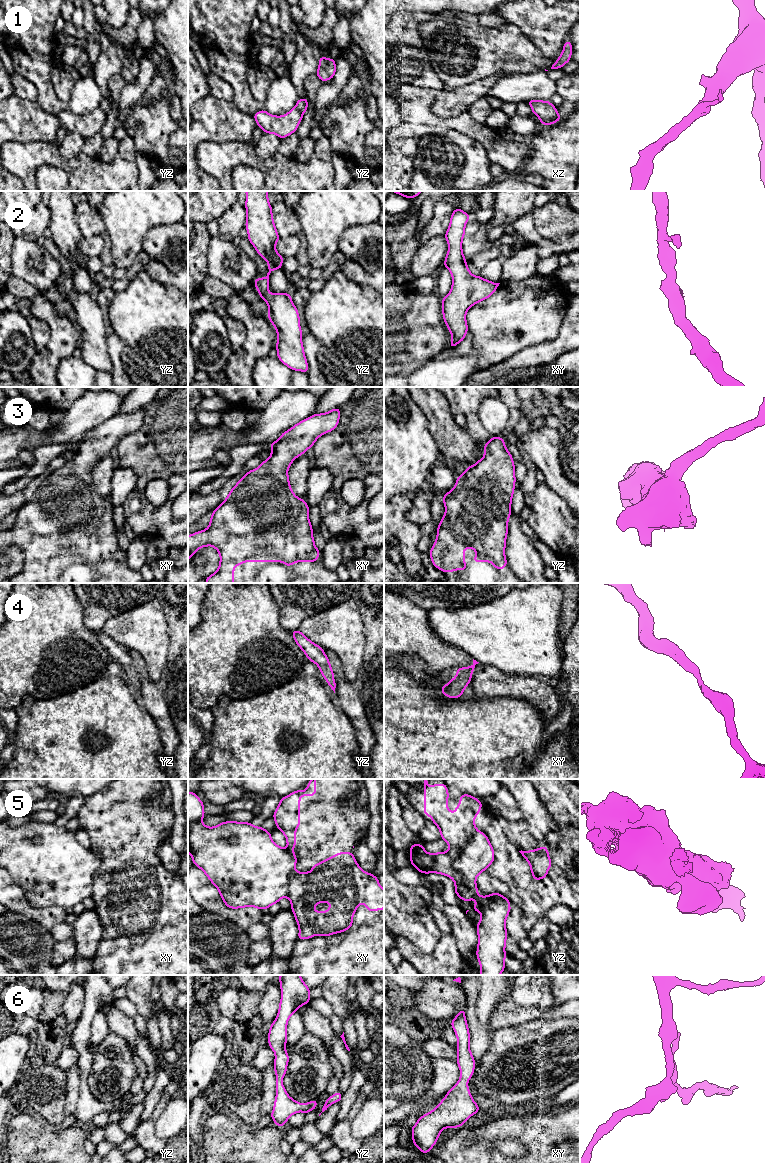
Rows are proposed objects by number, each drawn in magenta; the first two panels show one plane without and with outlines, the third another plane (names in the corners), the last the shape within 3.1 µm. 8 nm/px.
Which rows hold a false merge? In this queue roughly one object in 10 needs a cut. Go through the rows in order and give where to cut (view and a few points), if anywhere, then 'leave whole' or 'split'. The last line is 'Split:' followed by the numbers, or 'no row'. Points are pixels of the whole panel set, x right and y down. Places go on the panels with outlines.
1: no cut; leave whole
2: no cut; leave whole
3: no cut; leave whole
4: no cut; leave whole
5: cut in yz along (477, 831), (452, 863), (452, 867), (461, 876), (467, 888); split
6: no cut; leave whole
Split: 5

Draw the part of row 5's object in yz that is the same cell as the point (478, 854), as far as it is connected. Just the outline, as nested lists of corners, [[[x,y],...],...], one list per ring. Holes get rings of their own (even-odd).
[[[477,831],[453,861],[452,868],[462,876],[467,888],[473,888],[476,886],[477,876],[488,869],[494,860],[494,850],[488,837]]]

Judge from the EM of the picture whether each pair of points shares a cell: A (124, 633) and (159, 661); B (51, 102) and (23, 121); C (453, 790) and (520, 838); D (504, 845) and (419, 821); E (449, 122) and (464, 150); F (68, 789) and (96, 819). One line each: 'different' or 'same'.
A: same
B: different
C: different
D: different
E: different
F: different

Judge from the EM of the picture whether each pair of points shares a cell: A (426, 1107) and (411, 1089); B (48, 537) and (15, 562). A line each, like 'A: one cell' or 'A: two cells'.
A: two cells
B: two cells

